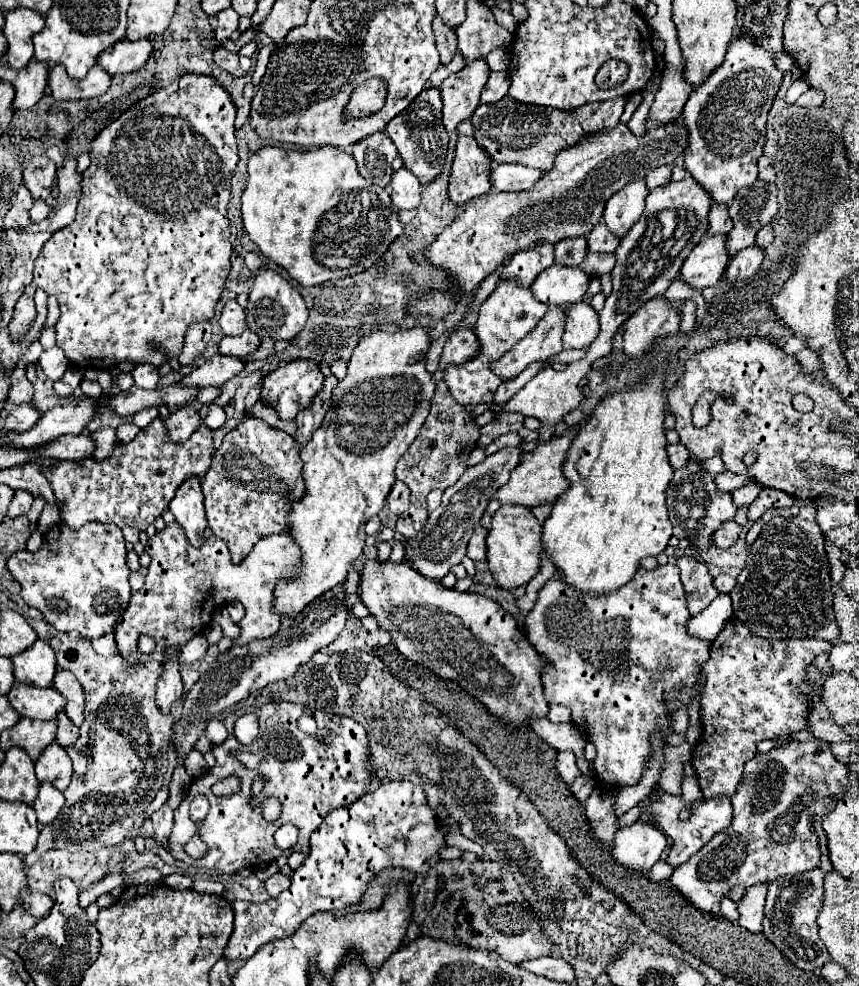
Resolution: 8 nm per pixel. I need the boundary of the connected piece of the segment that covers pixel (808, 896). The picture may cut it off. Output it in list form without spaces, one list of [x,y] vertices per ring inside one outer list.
[[[815,868],[767,884],[769,892],[765,902],[763,934],[801,970],[819,970],[825,962],[829,962],[829,952],[817,932],[817,914],[823,906],[823,876],[825,872]]]

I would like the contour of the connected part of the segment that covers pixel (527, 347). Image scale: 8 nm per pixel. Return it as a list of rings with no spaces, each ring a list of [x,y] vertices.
[[[567,306],[549,308],[549,312],[541,318],[541,324],[537,324],[537,328],[533,328],[505,356],[491,364],[493,374],[507,382],[519,376],[531,362],[543,362],[549,356],[559,354],[563,350],[561,332],[565,326],[565,308]]]

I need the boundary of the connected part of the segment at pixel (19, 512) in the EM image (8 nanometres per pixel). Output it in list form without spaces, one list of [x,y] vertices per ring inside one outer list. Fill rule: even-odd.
[[[15,492],[13,502],[9,504],[9,512],[7,512],[7,516],[9,516],[9,518],[23,516],[25,512],[29,512],[31,504],[33,504],[33,496],[29,496],[29,492]]]

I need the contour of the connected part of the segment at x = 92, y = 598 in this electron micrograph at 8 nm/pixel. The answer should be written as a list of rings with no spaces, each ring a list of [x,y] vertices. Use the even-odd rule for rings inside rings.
[[[63,524],[53,526],[45,532],[43,544],[37,552],[19,550],[7,558],[7,570],[21,584],[23,600],[41,610],[49,624],[61,632],[79,632],[83,638],[99,638],[113,632],[117,616],[127,608],[131,588],[129,588],[129,568],[125,562],[125,540],[121,528],[107,524],[85,524],[79,530],[65,528]]]

